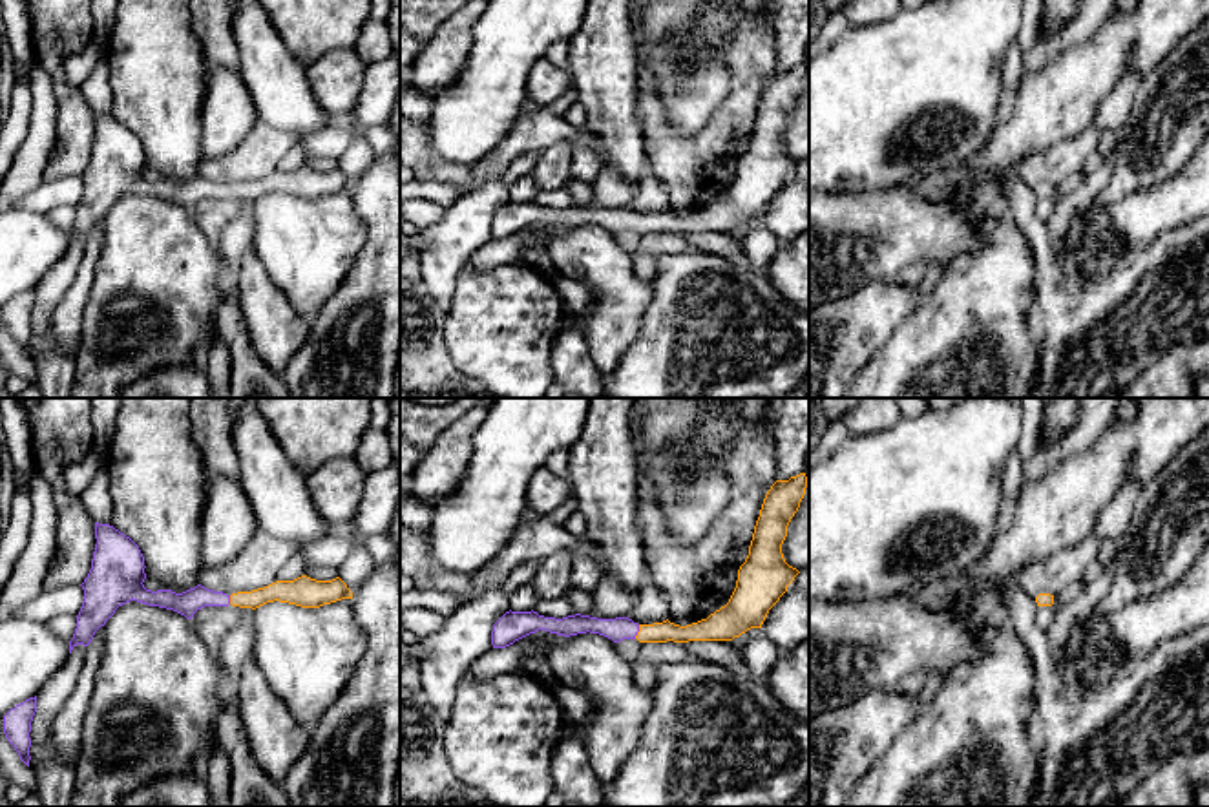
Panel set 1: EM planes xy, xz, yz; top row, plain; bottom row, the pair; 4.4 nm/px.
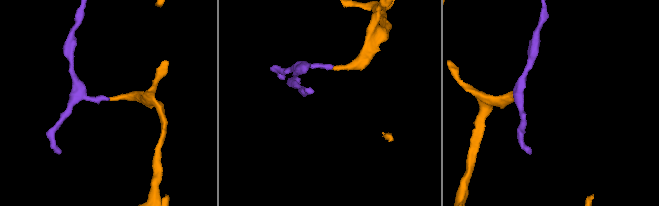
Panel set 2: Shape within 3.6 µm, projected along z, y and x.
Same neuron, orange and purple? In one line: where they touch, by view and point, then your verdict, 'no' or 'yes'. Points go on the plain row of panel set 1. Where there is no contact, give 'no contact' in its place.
meets orange in xz at (638, 223); yes

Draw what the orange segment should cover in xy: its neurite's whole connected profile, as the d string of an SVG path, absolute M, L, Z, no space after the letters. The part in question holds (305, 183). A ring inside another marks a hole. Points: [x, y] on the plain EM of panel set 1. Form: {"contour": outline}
{"contour": "M95 113L95 142L84 173L84 194L77 206L77 219L69 232L69 245L77 236L88 237L95 223L106 215L115 201L130 192L173 201L186 210L205 197L259 199L267 194L289 194L301 199L320 199L342 190L352 190L347 175L336 168L316 172L301 166L294 172L276 172L252 183L226 186L201 175L183 184L144 179L144 148L139 137L110 115Z"}

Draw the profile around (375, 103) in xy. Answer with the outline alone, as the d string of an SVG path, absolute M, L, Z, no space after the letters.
M391 55L389 58L365 68L363 86L351 119L363 130L387 122L398 93L400 57Z

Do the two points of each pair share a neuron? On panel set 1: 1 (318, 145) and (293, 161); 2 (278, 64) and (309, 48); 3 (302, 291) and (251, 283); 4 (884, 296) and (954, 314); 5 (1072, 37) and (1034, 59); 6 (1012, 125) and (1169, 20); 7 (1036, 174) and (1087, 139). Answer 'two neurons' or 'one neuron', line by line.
1: two neurons
2: two neurons
3: two neurons
4: two neurons
5: one neuron
6: one neuron
7: one neuron

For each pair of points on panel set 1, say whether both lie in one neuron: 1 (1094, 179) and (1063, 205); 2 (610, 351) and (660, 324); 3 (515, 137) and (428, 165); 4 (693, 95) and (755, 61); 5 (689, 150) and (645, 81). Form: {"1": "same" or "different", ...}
{"1": "same", "2": "different", "3": "different", "4": "different", "5": "same"}

